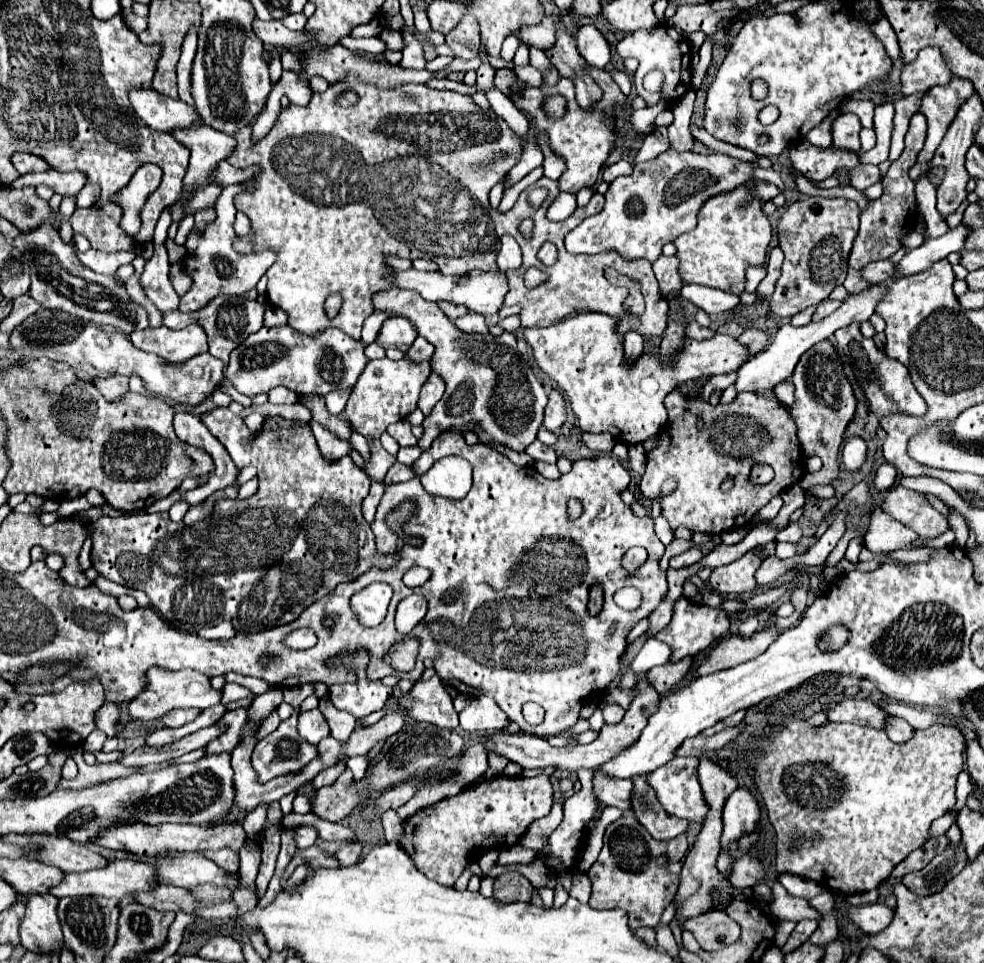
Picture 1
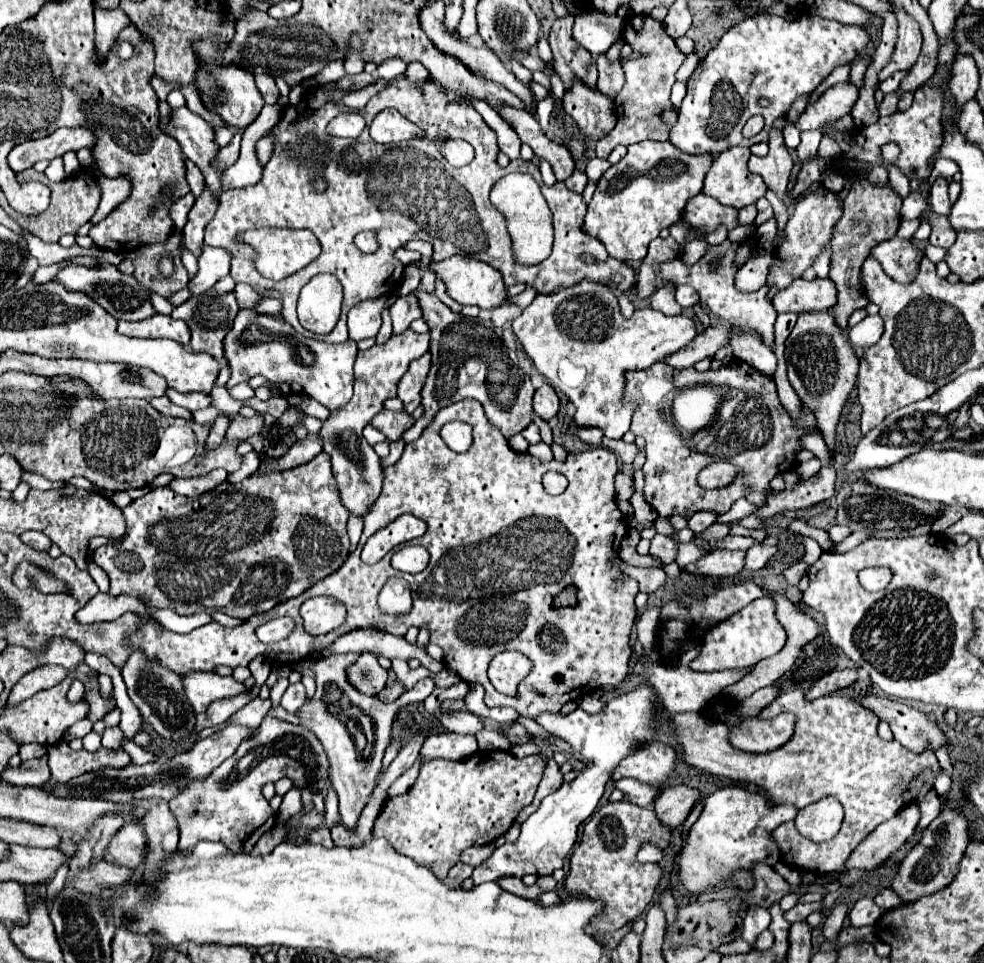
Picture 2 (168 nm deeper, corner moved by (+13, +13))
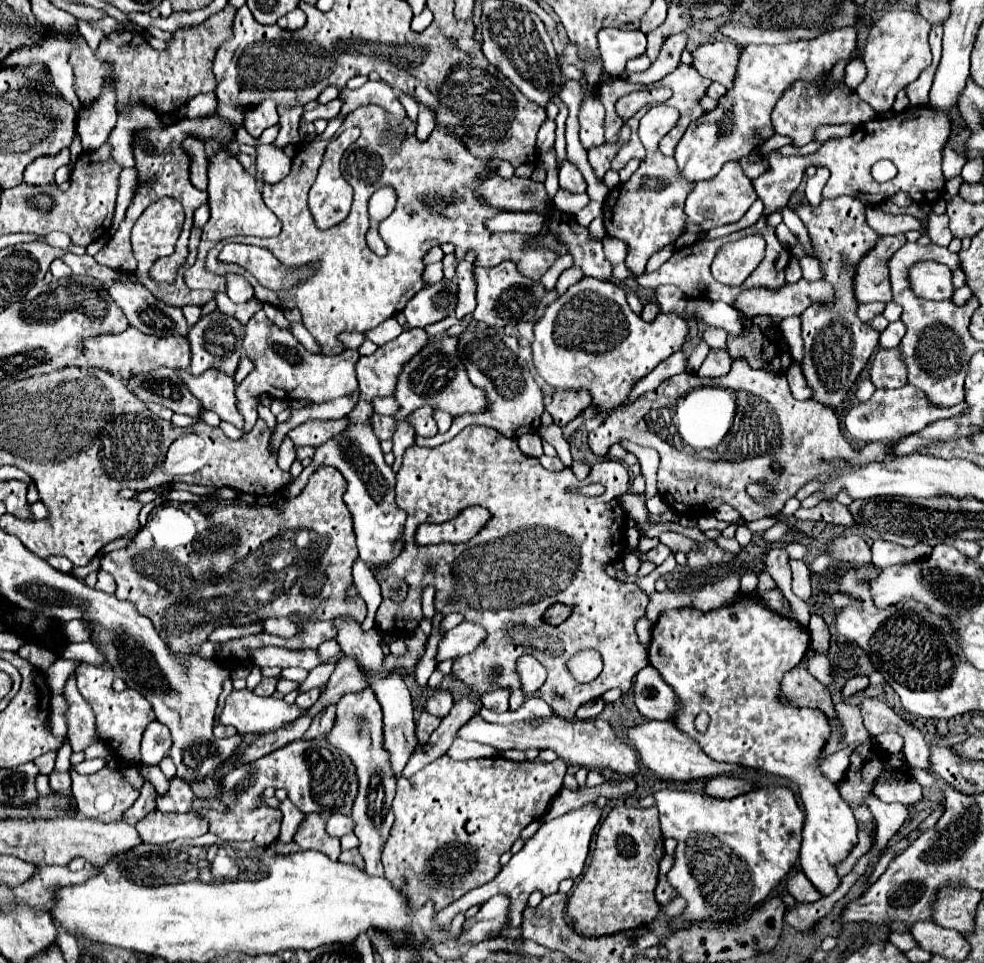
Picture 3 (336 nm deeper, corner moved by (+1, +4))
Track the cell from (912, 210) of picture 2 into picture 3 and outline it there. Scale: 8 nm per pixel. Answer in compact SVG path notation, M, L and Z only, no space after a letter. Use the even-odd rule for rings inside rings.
M949 140L943 146L943 176L949 180L953 176L961 174L963 164L967 162L967 158L961 158L961 154L953 154L953 146L949 146Z

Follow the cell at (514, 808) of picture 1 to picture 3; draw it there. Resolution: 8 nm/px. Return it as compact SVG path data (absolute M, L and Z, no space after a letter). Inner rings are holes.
M445 754L411 778L397 778L397 794L393 800L395 824L383 848L385 878L403 890L411 910L421 908L429 900L435 904L435 910L447 908L463 894L487 884L501 872L501 854L511 850L527 824L545 816L551 800L563 788L565 772L567 764L561 758L553 762L543 762L541 758L513 762L503 756L491 756L457 762Z

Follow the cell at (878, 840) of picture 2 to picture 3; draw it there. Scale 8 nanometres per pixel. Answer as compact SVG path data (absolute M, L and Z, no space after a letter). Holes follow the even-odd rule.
M797 872L795 876L791 876L791 878L787 880L787 890L789 890L789 894L791 894L799 904L803 904L803 902L815 902L815 900L821 898L821 894L819 894L819 892L815 890L815 886L805 878L803 872Z

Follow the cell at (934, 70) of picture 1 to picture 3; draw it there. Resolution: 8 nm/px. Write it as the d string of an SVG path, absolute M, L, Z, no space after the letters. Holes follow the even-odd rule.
M891 10L883 14L869 30L867 44L863 48L863 62L867 66L865 80L855 88L857 96L873 106L877 114L891 110L895 94L919 78L919 74L931 64L929 48L929 22L921 18L919 12L911 10Z

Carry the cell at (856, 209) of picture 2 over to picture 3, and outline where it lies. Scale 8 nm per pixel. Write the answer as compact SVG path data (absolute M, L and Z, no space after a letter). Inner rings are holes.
M905 236L879 238L877 246L859 262L855 276L855 296L859 302L891 302L887 262L905 242Z

